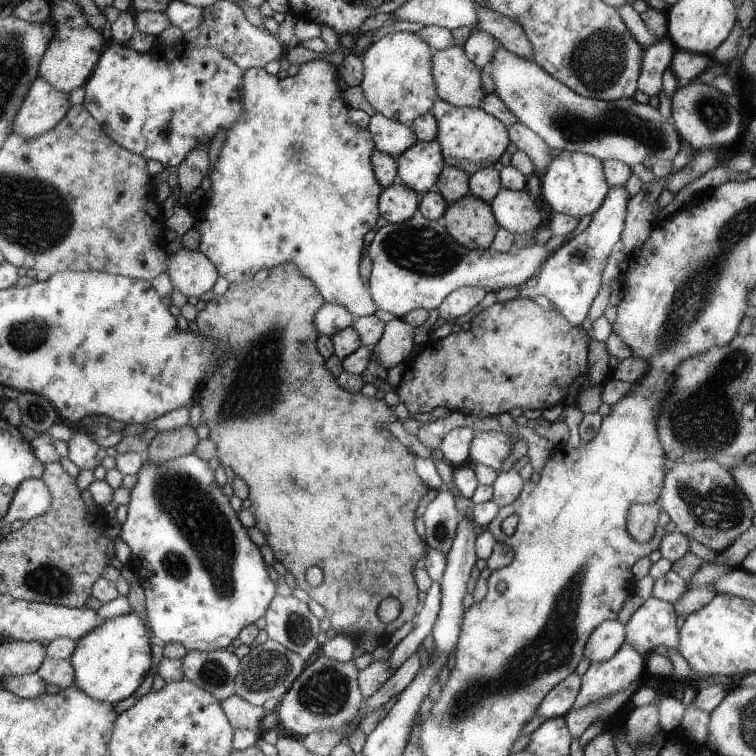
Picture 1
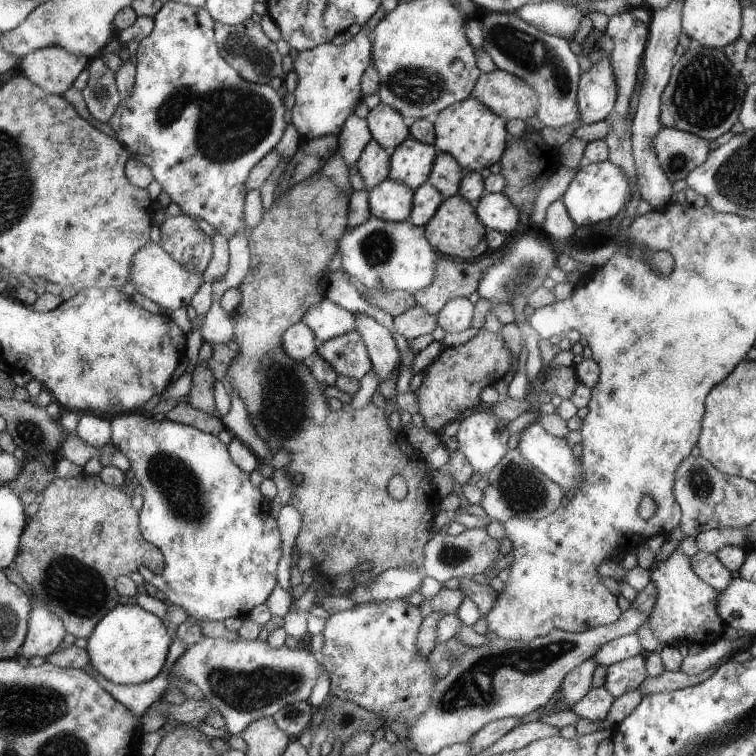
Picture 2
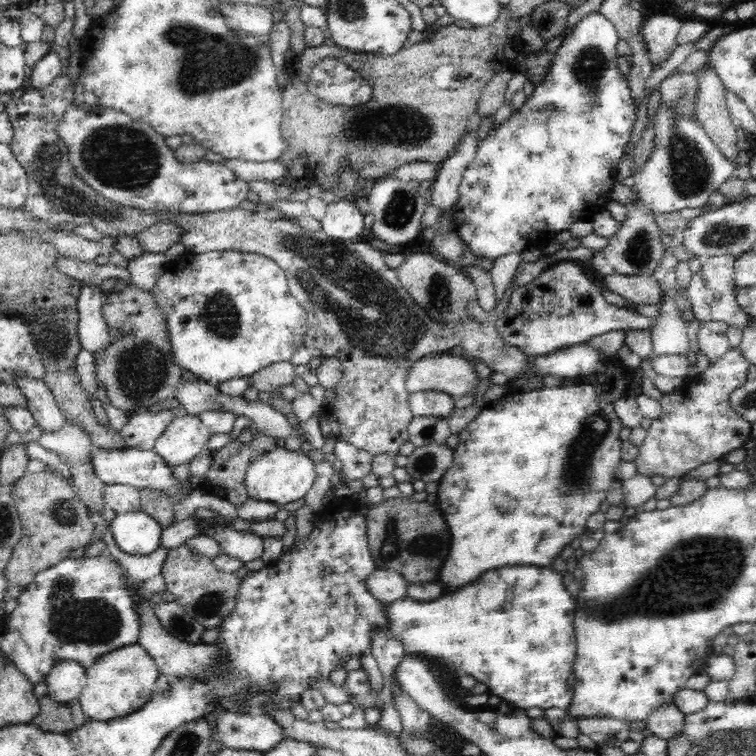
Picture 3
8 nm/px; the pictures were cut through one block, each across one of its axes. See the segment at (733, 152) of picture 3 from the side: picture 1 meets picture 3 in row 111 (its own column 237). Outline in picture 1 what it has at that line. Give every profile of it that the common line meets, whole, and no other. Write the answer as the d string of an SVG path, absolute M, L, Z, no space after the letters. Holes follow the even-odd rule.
M238 695L220 700L220 702L234 729L262 733L262 720L268 713L262 706L252 705Z

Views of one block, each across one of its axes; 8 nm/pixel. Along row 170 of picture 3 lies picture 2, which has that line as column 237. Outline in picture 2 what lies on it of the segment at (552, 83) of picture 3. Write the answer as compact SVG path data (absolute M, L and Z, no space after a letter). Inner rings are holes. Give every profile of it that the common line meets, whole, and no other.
M137 412L134 414L120 414L110 420L111 442L116 449L120 450L130 462L131 470L136 474L134 483L138 483L143 488L144 506L141 511L141 530L146 542L154 544L163 555L165 562L164 570L160 574L154 574L146 567L141 567L139 572L144 581L150 583L158 591L164 594L164 602L169 606L180 606L188 614L190 620L195 620L199 624L202 622L225 621L228 618L247 618L248 612L256 608L258 604L264 604L276 588L276 566L282 556L280 546L284 546L284 540L281 539L281 532L278 532L278 524L270 514L270 504L268 500L260 494L260 490L250 482L250 476L232 460L226 445L220 442L216 435L197 430L196 427L182 425L167 419L157 422L152 418L152 414Z

